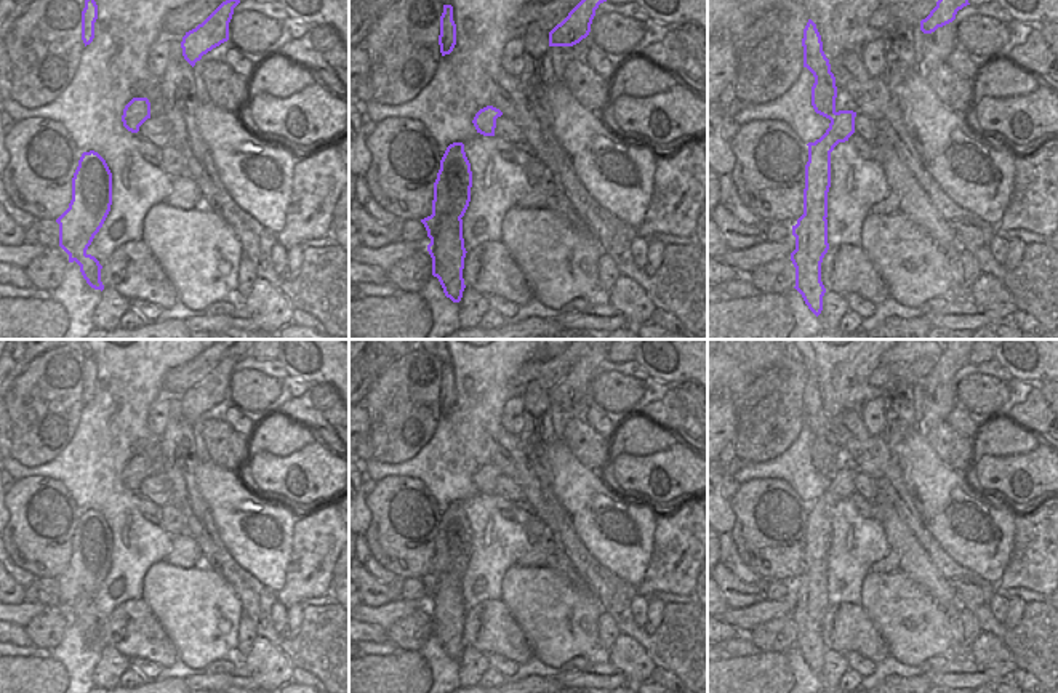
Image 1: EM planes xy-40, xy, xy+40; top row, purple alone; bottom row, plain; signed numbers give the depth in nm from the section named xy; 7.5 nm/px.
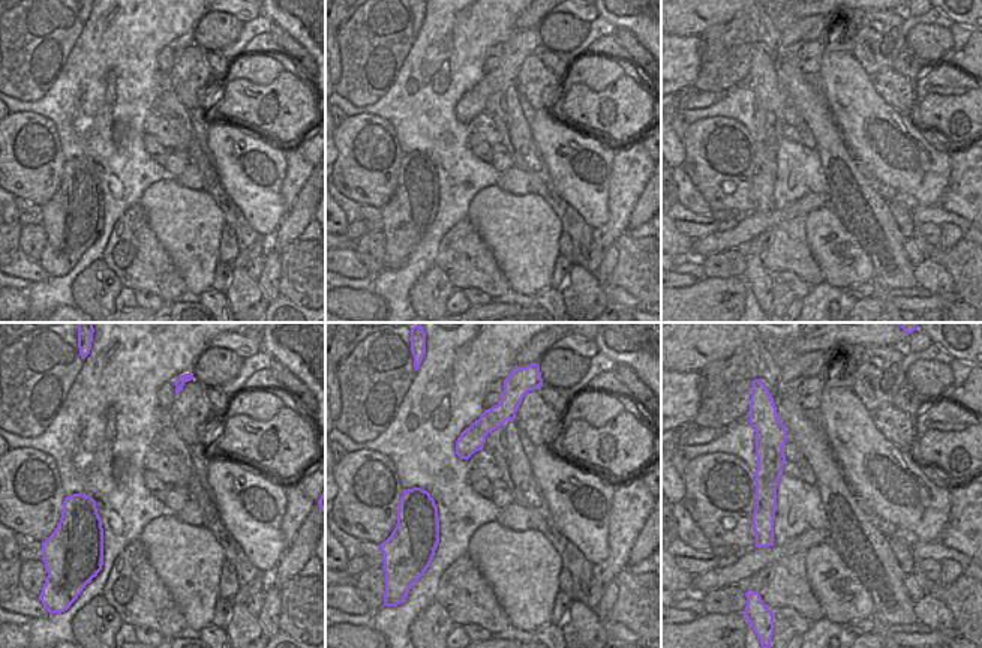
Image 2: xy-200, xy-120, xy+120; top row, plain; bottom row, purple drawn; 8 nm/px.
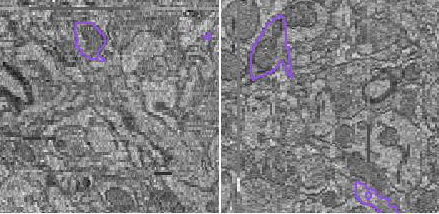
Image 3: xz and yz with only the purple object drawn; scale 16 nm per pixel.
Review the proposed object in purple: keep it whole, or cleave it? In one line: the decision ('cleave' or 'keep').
cleave

